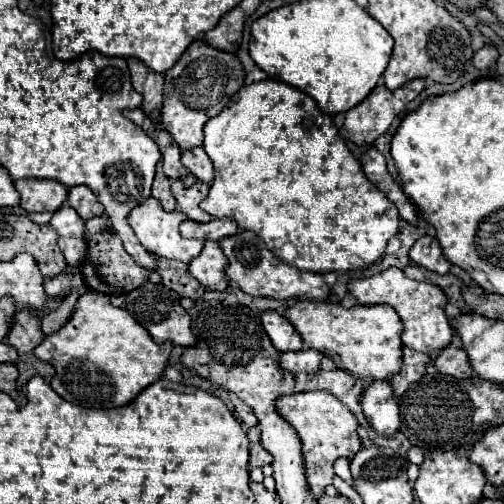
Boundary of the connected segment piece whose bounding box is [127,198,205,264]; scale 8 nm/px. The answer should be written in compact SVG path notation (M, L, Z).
M147 198L143 204L139 204L137 208L133 208L127 216L127 222L129 226L135 230L135 236L139 238L141 246L161 258L173 258L173 260L179 260L179 262L191 262L191 258L195 258L201 248L203 248L203 240L185 240L181 234L179 234L179 224L185 220L187 216L179 210L175 212L167 212L163 210L163 206L159 204L159 200L155 198Z

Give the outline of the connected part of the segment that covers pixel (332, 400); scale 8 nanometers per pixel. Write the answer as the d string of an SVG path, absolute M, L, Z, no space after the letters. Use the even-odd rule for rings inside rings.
M299 392L299 394L289 394L281 396L277 400L277 412L283 420L287 420L299 440L301 440L301 452L303 452L303 468L311 486L311 492L315 496L323 494L323 488L331 484L335 472L333 472L333 462L343 456L343 458L353 458L353 454L361 448L359 436L357 436L357 420L355 416L333 396L327 392Z

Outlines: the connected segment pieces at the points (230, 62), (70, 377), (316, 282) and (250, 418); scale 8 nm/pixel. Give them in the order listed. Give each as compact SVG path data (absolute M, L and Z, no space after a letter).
M195 40L177 60L177 64L165 72L161 120L181 150L201 146L205 122L227 106L231 96L243 86L243 80L245 70L239 58L231 52L213 48L203 40Z
M91 290L77 300L65 326L45 336L33 354L53 364L57 374L51 378L51 388L67 402L83 408L119 408L129 404L145 386L161 376L171 348L171 342L155 344L127 310L109 302L107 294Z
M243 230L233 236L219 240L221 250L225 252L229 264L225 268L225 274L229 280L237 282L239 288L251 296L271 296L271 298L309 298L309 300L323 300L329 296L329 286L325 284L321 274L315 272L303 272L295 266L289 266L273 256L271 250L251 232Z
M231 394L231 402L233 402L233 408L235 408L237 418L239 418L243 424L247 424L247 426L255 426L255 424L257 424L255 414L251 412L251 408L249 408L245 402L241 402L241 400L239 400L237 396L233 396L233 394Z

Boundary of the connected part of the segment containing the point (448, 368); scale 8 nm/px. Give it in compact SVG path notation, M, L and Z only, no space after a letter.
M455 346L443 348L433 364L437 366L437 370L441 374L451 374L451 376L459 376L459 378L473 376L473 370L469 366L467 354L461 348L455 348Z

